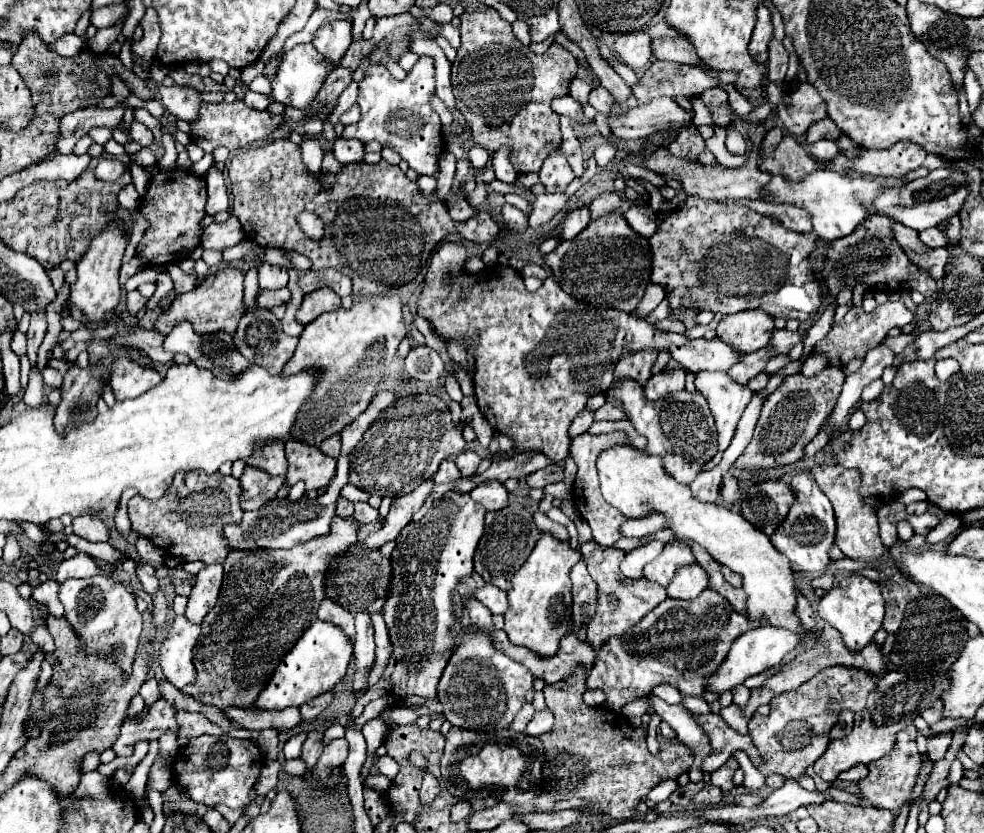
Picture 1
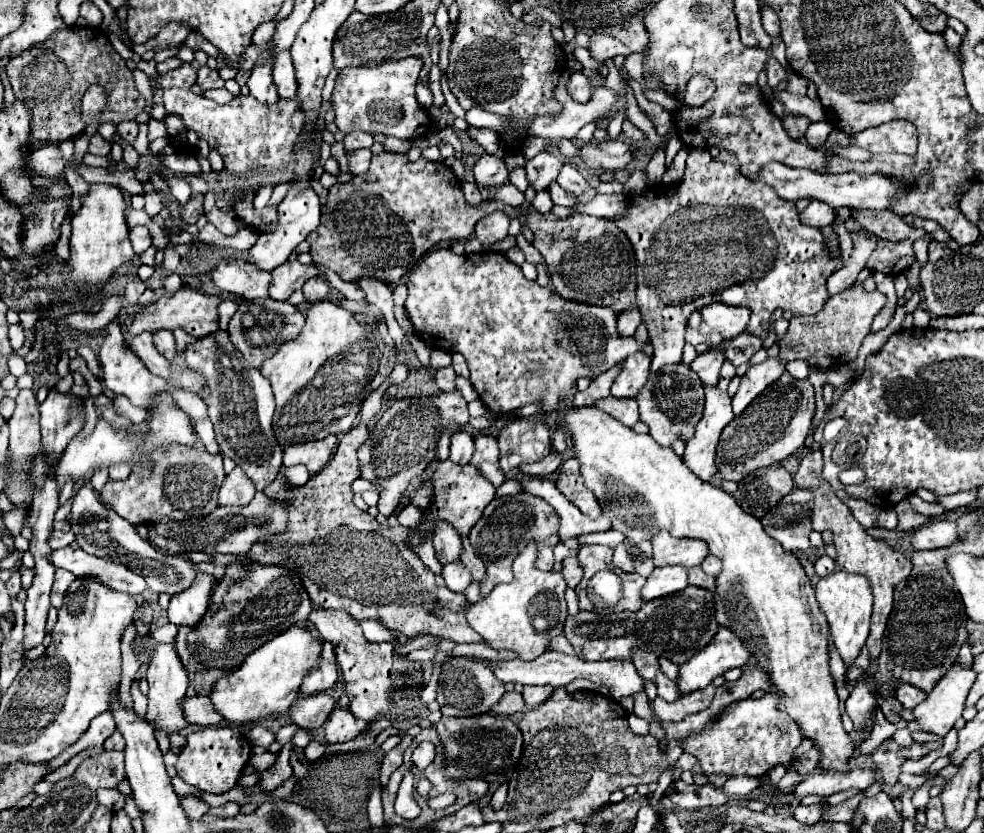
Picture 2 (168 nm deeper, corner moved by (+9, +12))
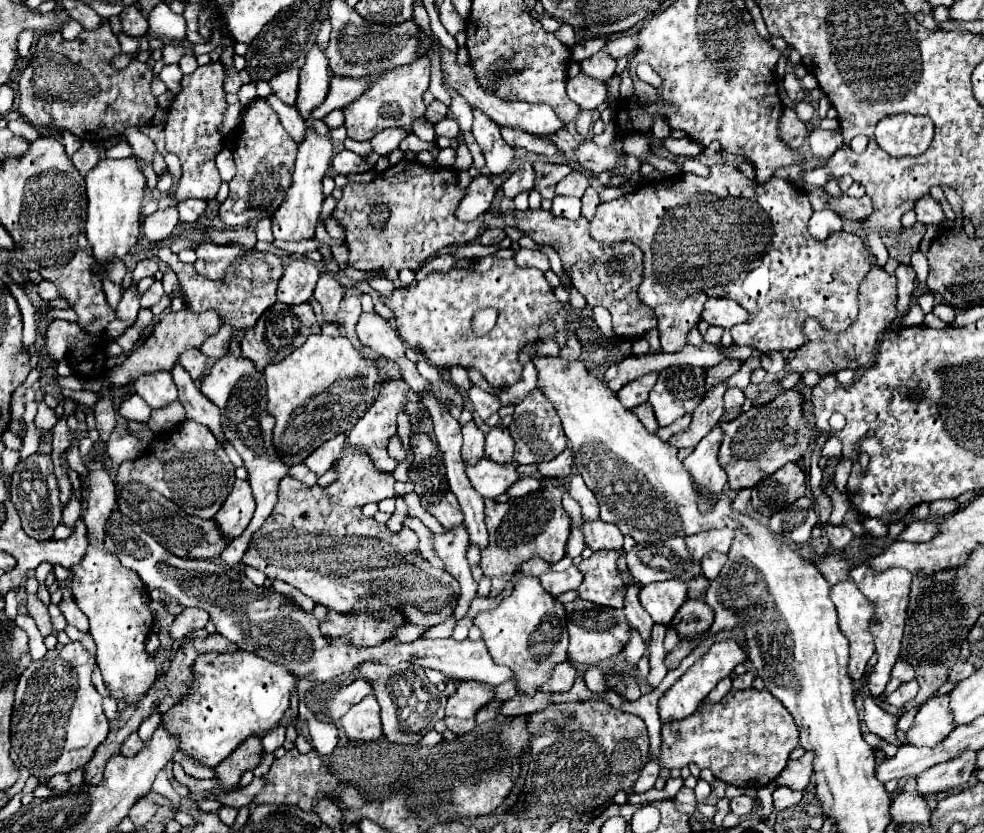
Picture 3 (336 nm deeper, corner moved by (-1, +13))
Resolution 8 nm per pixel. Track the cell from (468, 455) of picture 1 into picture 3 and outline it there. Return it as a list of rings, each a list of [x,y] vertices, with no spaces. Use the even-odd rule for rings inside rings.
[[[470,421],[462,427],[462,435],[462,461],[474,465],[484,457],[484,433],[474,425],[474,421]]]

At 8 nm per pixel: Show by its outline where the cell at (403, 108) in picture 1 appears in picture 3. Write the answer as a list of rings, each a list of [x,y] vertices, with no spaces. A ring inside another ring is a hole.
[[[420,57],[410,65],[402,65],[398,69],[380,73],[374,81],[368,83],[368,89],[358,99],[354,99],[350,105],[342,109],[348,137],[356,141],[368,141],[378,131],[388,127],[400,127],[400,129],[406,129],[406,133],[412,133],[412,123],[416,119],[424,119],[424,113],[426,113],[422,93],[428,89],[428,81],[430,81],[428,57]]]

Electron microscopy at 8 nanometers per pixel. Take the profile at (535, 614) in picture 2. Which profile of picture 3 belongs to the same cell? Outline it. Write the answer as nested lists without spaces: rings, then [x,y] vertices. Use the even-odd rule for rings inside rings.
[[[520,573],[514,581],[512,593],[492,609],[478,613],[474,625],[480,627],[482,639],[498,665],[506,665],[516,673],[518,691],[536,693],[536,689],[550,677],[554,665],[566,661],[568,633],[566,633],[566,609],[554,595],[544,591],[538,577]]]

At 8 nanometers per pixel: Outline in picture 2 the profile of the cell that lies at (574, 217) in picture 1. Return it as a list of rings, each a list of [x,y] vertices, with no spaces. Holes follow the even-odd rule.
[[[552,182],[552,186],[548,186],[548,192],[552,196],[552,202],[558,206],[574,206],[576,204],[576,196],[572,192],[566,192],[564,188],[560,188],[558,182]]]

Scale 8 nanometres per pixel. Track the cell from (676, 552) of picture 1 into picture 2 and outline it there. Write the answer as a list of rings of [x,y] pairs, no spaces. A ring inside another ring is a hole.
[[[662,530],[654,540],[654,566],[700,566],[708,556],[708,544],[696,538],[674,538]]]

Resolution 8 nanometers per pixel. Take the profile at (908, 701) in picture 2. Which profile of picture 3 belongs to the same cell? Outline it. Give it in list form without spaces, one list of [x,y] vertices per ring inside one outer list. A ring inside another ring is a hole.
[[[908,681],[908,683],[902,683],[890,697],[888,697],[888,703],[894,705],[894,707],[904,707],[908,701],[912,701],[912,697],[918,693],[918,683],[916,681]]]

